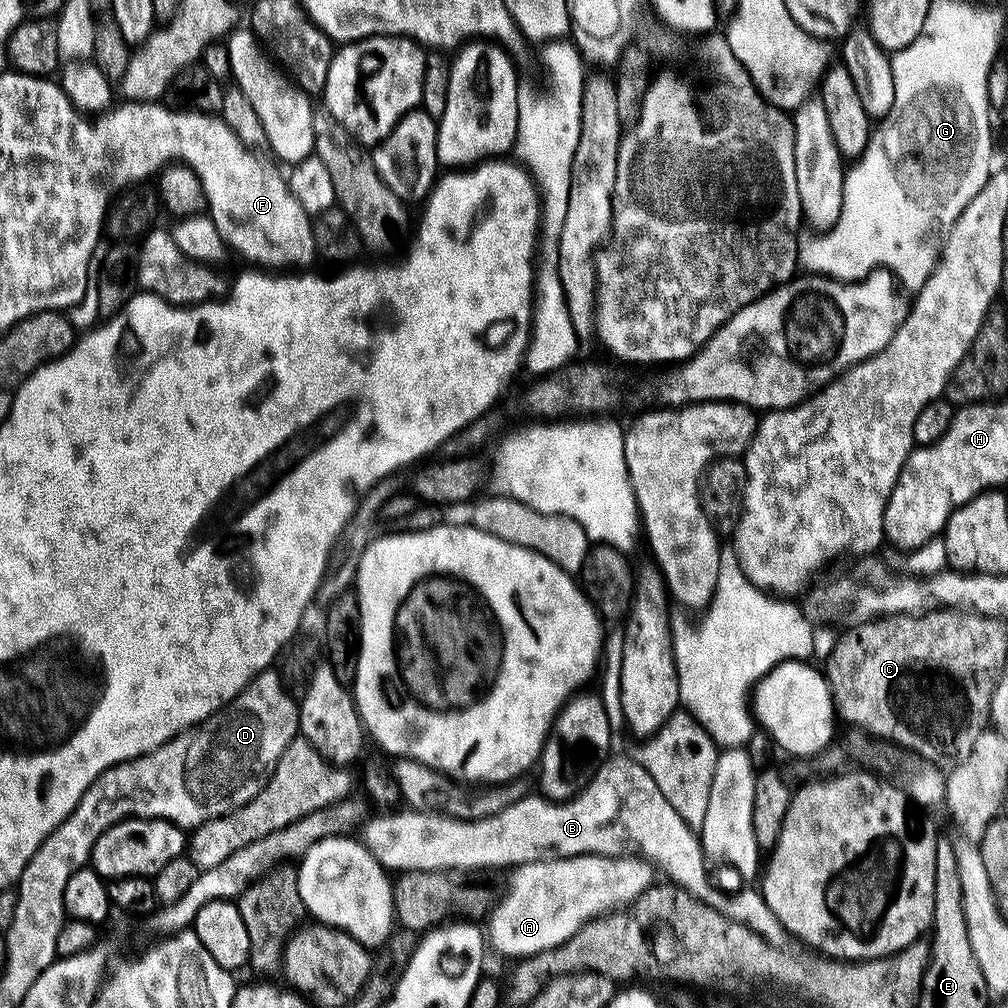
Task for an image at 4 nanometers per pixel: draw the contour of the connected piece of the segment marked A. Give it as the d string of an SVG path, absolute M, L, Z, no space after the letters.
M566 856L511 869L508 889L486 916L487 943L494 951L515 958L551 953L589 920L621 907L620 901L626 896L623 872L628 863L627 859L610 856Z

